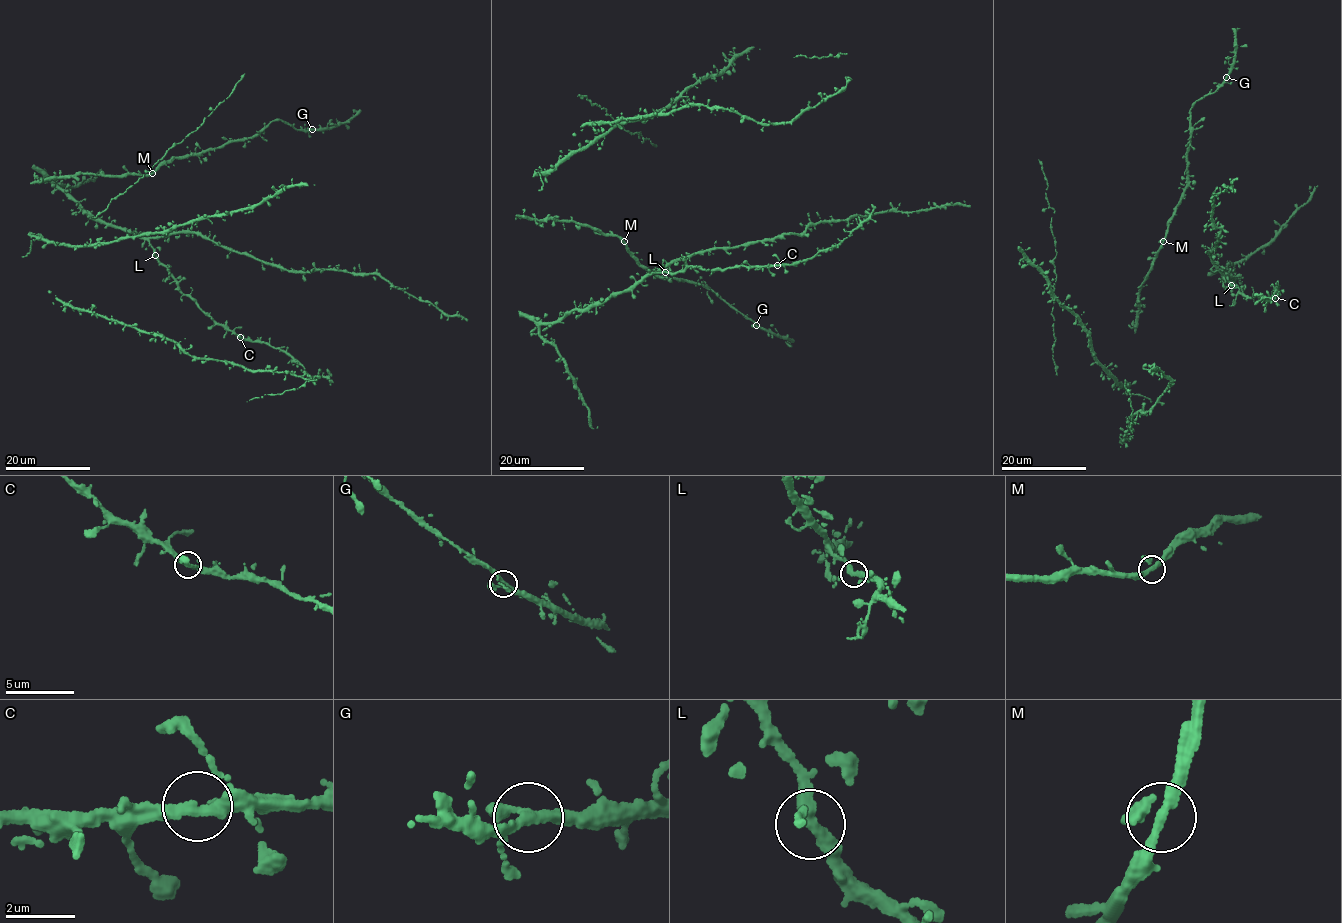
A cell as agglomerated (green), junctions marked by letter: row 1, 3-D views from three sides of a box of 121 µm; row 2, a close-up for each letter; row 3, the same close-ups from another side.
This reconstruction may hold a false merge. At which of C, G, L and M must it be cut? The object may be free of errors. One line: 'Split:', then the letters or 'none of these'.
Split: none of these

